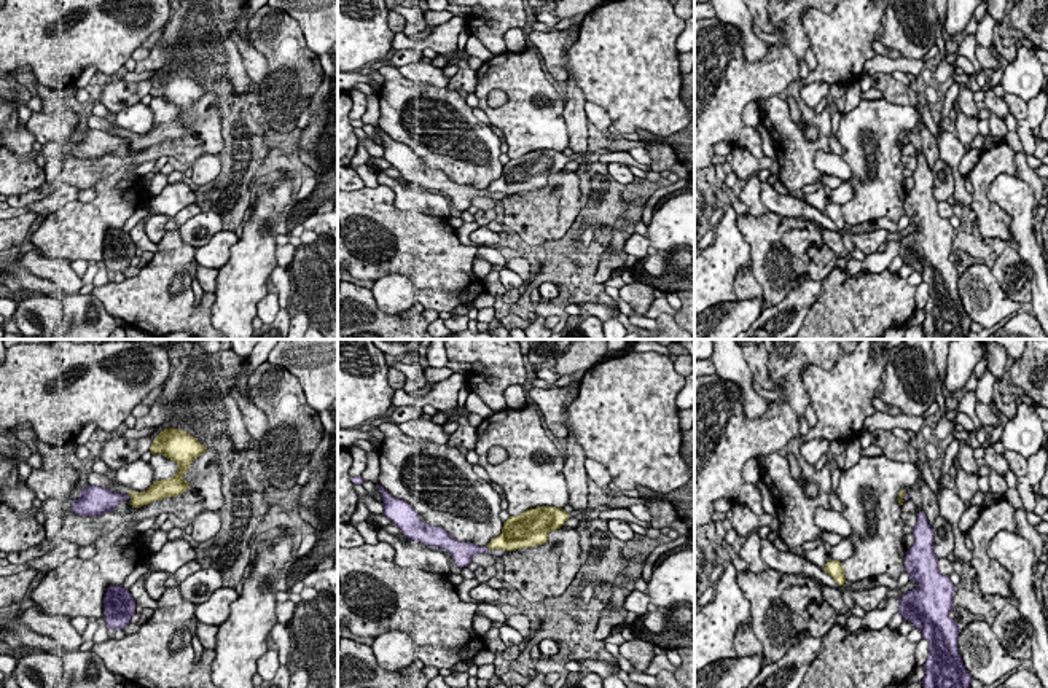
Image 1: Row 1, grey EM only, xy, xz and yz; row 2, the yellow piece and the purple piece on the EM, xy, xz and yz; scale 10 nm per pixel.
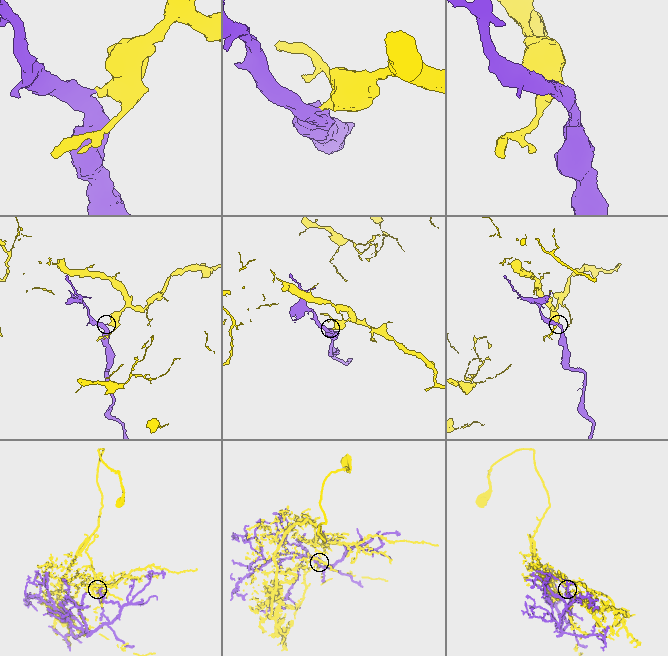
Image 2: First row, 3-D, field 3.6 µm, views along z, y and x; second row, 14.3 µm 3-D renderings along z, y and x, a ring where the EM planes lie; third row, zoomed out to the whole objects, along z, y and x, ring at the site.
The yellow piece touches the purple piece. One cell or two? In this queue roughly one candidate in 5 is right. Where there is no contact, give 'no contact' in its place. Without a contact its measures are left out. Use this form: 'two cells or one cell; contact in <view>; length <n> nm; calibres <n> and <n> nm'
two cells; contact in xy; length 100 nm; calibres 160 and 200 nm

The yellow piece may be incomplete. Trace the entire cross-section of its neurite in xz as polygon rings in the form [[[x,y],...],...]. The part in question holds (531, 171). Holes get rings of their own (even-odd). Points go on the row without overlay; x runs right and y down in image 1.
[[[537,150],[503,164],[502,177],[486,190],[489,193],[516,194],[546,186],[551,174],[561,172],[570,161],[562,151]]]

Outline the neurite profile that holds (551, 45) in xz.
[[[532,30],[529,40],[540,51],[545,59],[546,70],[557,83],[565,83],[569,78],[564,49],[570,48],[578,40],[578,30],[554,30],[554,32],[538,32]]]

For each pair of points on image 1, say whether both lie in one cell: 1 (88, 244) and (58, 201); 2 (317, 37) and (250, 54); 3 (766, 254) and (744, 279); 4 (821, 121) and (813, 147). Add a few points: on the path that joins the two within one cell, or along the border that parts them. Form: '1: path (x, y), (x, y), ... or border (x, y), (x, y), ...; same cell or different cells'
1: border (77, 199), (61, 206), (45, 218); different cells
2: border (290, 16), (298, 24), (306, 45), (317, 56); different cells
3: border (750, 269), (763, 295); different cells
4: path (822, 128), (819, 140); same cell

